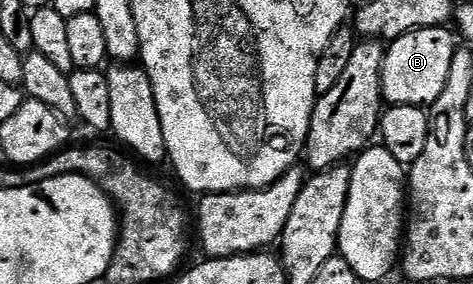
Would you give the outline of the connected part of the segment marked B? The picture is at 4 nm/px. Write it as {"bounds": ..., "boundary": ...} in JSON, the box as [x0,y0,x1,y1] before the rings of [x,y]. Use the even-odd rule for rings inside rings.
{"bounds":[382,27,456,108],"boundary":[[[449,27],[418,28],[400,38],[389,41],[386,58],[382,63],[382,98],[387,105],[407,104],[421,108],[440,98],[448,69],[456,51],[456,36]]]}

